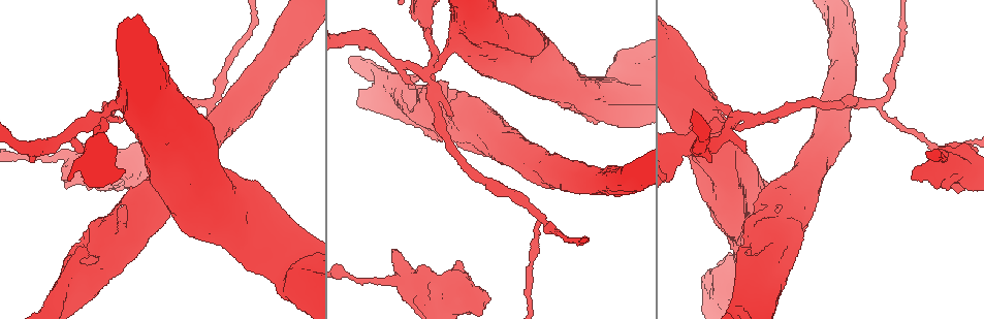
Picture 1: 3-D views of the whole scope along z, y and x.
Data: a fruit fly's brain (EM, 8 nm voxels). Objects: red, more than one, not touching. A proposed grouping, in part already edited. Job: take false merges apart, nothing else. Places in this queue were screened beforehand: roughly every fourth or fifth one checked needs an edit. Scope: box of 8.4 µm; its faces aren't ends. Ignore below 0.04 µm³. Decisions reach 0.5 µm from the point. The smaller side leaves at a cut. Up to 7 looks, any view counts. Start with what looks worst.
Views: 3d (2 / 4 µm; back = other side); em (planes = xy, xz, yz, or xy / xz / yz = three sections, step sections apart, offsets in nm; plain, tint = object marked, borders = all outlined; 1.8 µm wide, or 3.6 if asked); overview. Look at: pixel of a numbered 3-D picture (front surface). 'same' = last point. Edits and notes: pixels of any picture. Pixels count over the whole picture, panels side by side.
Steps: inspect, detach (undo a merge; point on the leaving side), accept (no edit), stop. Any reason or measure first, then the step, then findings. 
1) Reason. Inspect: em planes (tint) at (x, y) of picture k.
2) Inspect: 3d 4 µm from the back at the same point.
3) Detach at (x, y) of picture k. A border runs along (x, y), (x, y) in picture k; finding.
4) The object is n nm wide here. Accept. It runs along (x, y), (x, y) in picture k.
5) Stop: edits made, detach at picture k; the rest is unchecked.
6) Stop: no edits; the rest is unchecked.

Looks like a crossing. Inspect: 3d 4 µm at (732, 114) of picture 1.

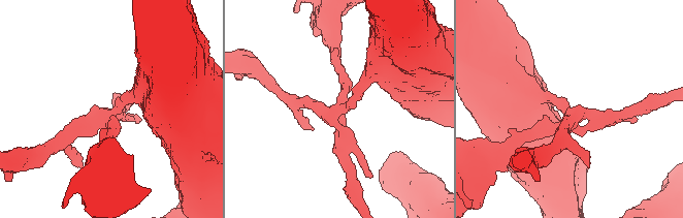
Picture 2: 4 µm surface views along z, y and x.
4 arms meet here; shape alone is not enough. Inspect: em xz step 8 (tint) at (569, 115) of picture 2.

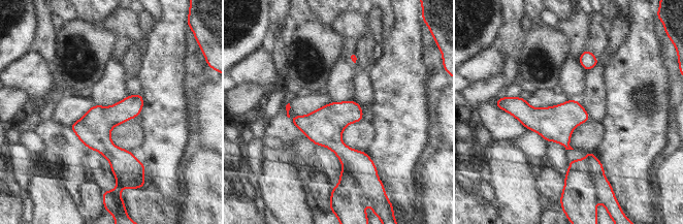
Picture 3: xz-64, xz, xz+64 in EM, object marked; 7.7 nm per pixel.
The object is 240 nm wide here. Detach at (578, 198) of picture 3. A border runs along (577, 160), (587, 167), (592, 179) in picture 3; a second neuron is stuck on.

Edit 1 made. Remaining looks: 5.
Inspect: overview.

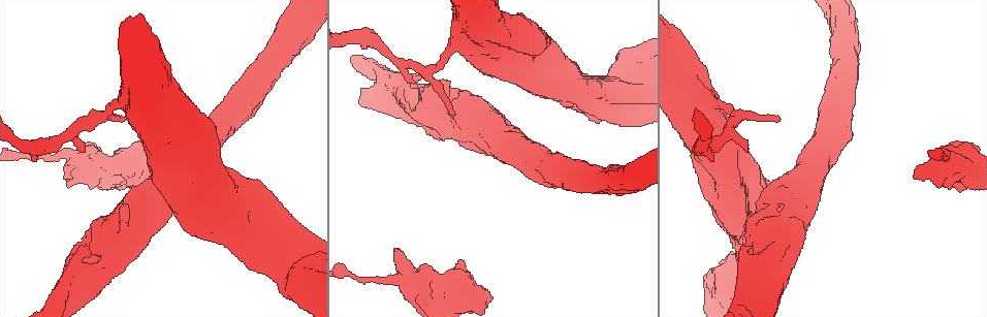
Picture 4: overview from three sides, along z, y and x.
Abrupt turn. Inspect: 3d 4 µm at (112, 170) of picture 4.

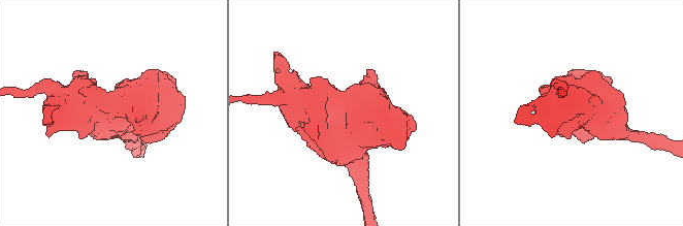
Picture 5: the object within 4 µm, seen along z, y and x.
Inspect: em 3.6 µm planes (tint) at (113, 113) of picture 5.

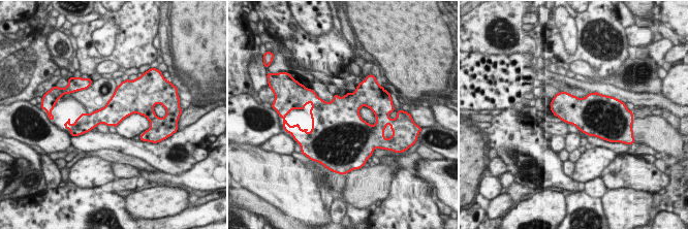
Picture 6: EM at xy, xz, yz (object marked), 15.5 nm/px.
The object is 360 nm wide here. Accept. Continuous, no second neuron.

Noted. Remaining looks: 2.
Stop: edits made, detach at picture 3; the rest is unchecked.

